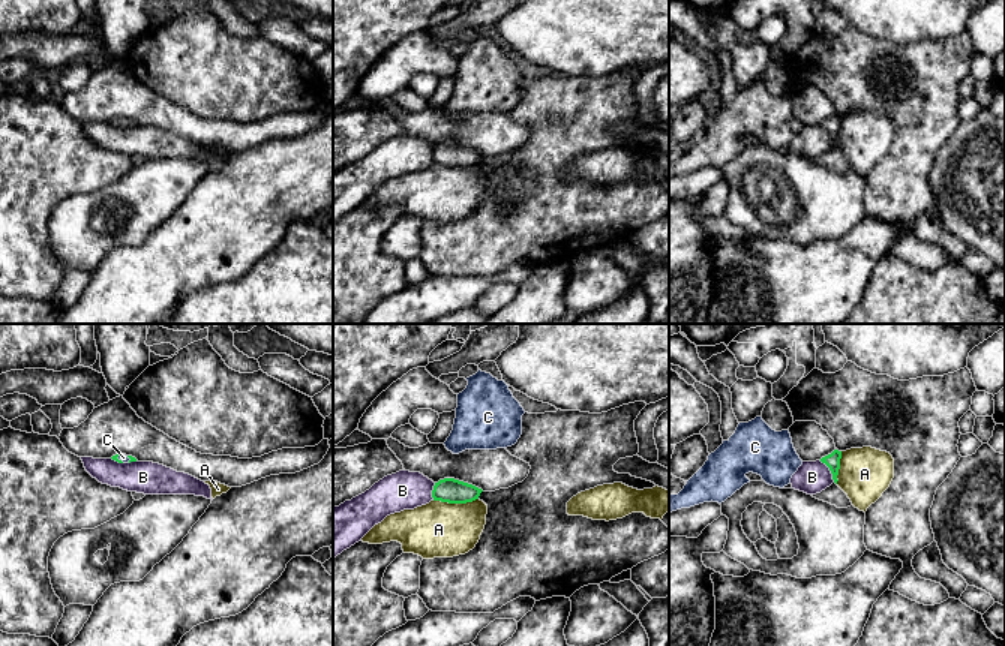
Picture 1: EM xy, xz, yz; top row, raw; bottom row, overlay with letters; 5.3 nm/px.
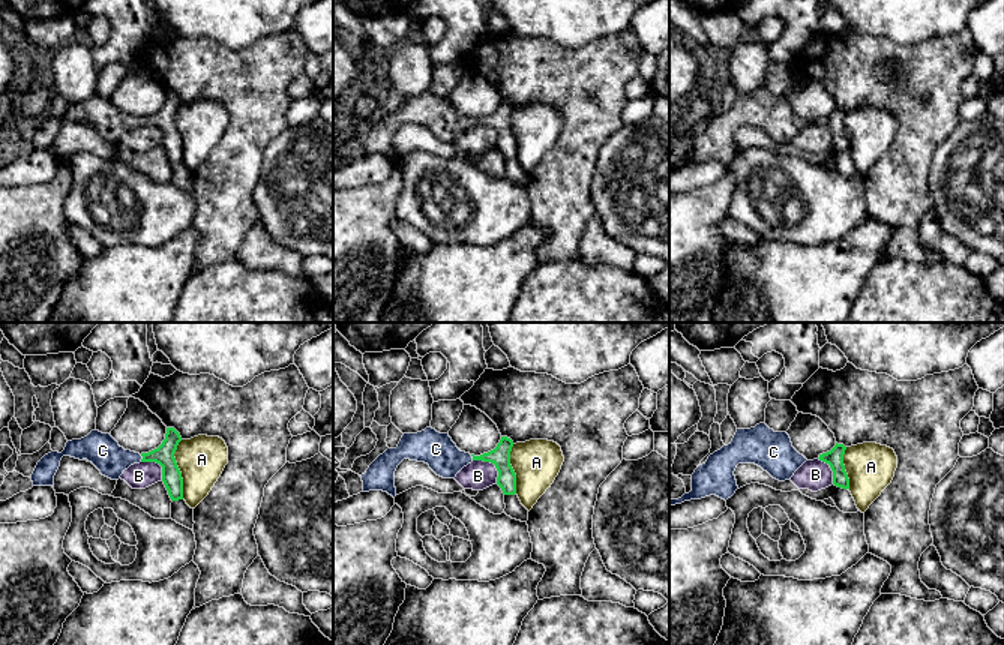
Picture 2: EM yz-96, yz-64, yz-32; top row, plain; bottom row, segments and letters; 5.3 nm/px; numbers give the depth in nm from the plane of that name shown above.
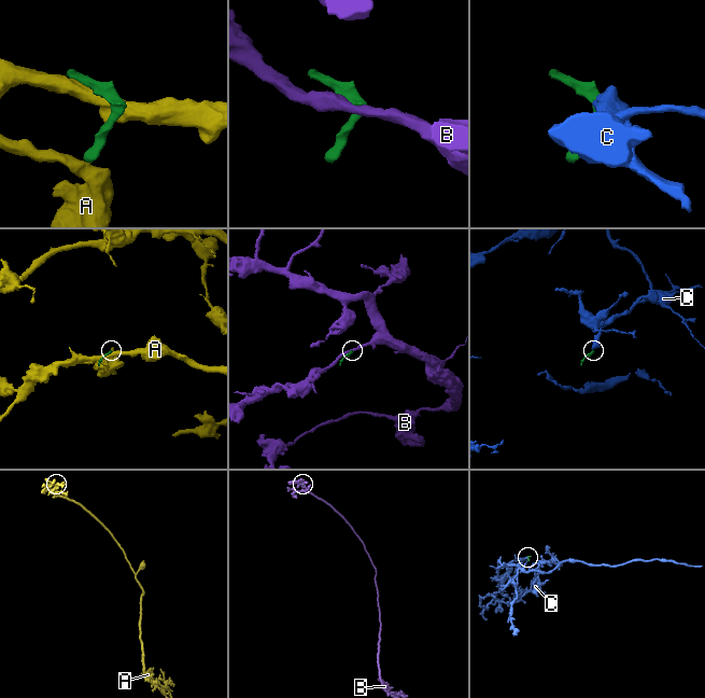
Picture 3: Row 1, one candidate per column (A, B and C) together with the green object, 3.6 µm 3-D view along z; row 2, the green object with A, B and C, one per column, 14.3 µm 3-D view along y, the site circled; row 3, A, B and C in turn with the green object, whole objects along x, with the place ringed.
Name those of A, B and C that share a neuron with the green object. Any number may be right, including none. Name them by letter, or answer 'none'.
C

